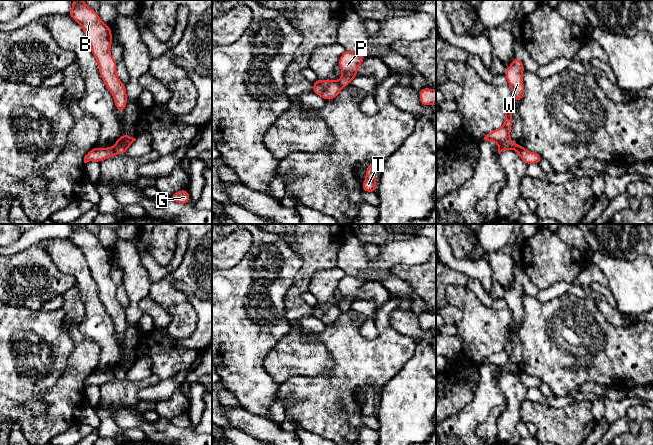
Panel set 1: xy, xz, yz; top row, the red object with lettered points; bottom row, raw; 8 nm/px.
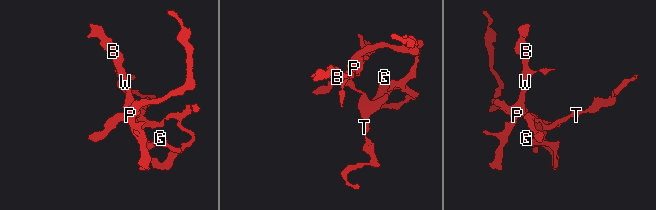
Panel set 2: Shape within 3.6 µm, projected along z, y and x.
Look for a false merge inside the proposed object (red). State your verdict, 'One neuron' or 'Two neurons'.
Two neurons

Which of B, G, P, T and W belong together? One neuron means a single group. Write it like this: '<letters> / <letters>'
B P W / G T

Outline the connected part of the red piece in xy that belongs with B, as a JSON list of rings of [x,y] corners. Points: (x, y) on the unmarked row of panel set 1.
[[[83,224],[72,225],[73,230],[68,240],[77,245],[85,256],[91,276],[98,287],[99,298],[114,322],[115,332],[123,337],[127,329],[127,316],[126,309],[116,298],[117,286],[110,278],[113,266],[111,251],[104,248],[98,237]]]

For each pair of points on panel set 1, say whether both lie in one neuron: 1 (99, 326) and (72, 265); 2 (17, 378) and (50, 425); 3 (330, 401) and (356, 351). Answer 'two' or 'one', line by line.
1: one
2: two
3: one

